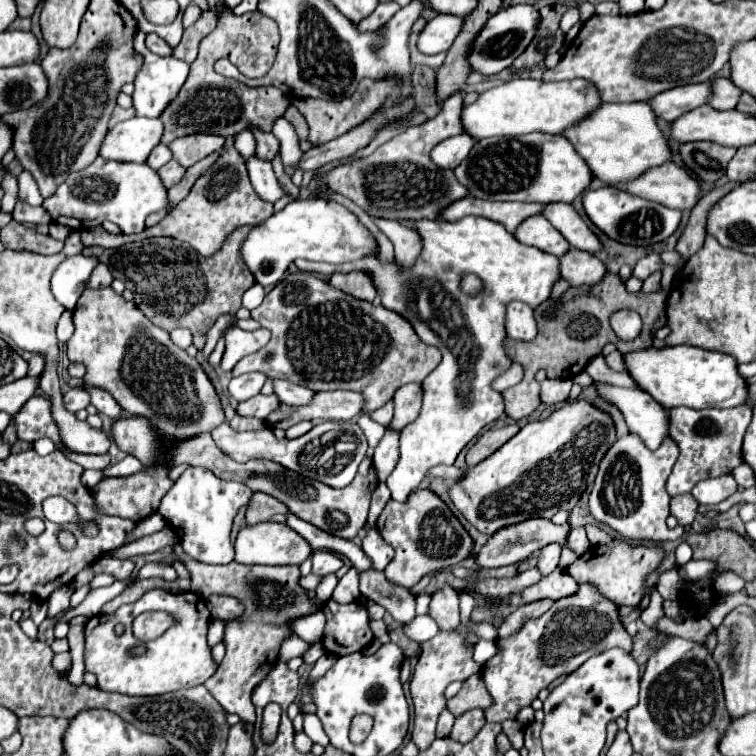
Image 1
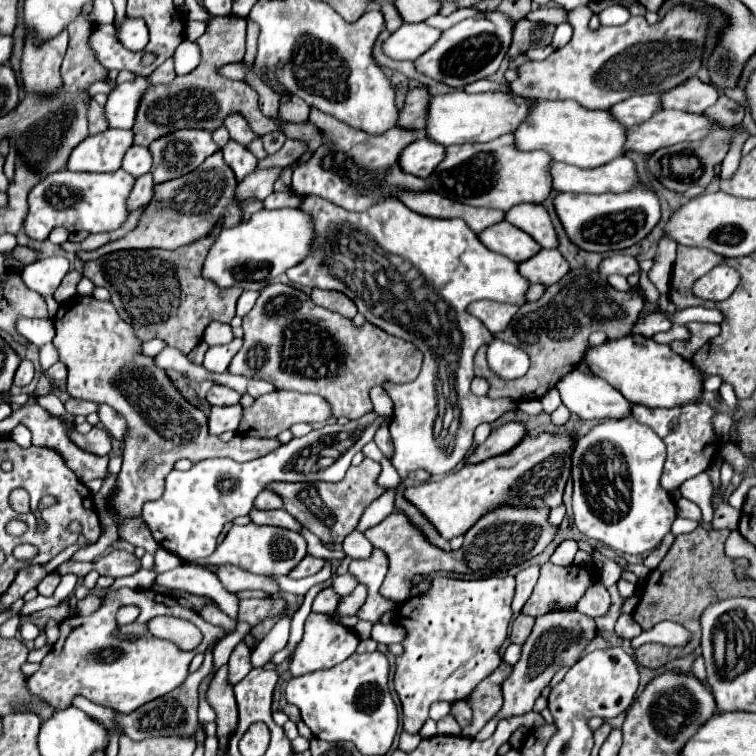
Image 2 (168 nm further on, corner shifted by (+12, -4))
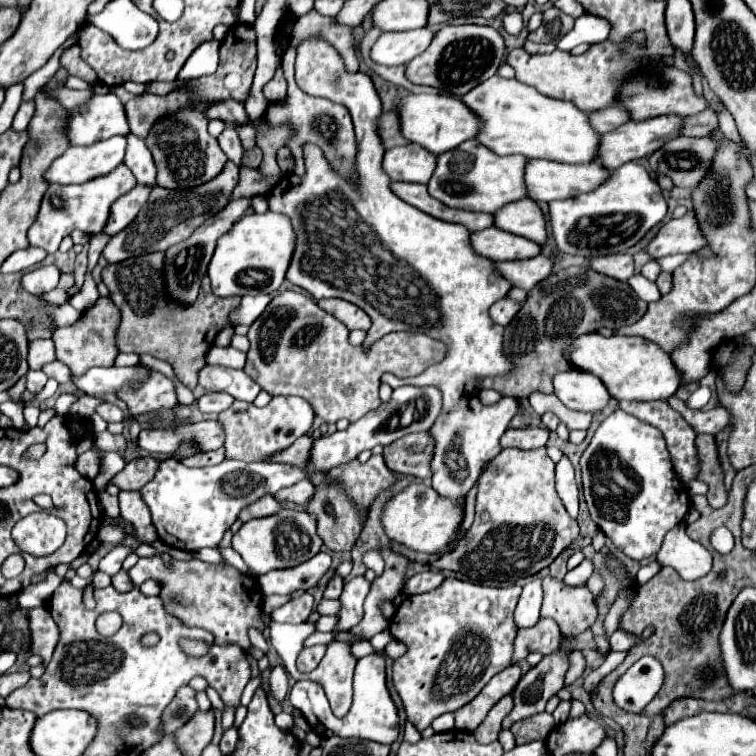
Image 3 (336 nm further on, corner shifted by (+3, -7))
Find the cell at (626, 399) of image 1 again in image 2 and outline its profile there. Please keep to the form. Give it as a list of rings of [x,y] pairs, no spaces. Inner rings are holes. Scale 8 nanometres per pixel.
[[[578,368],[556,384],[562,404],[582,420],[608,420],[630,416],[630,402],[606,380],[588,376]]]

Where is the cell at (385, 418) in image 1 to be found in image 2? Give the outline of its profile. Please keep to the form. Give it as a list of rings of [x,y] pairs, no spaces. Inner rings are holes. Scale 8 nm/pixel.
[[[388,426],[380,428],[380,432],[376,432],[376,446],[382,450],[382,454],[390,460],[392,454],[394,454],[394,444],[392,444],[392,438],[390,438],[390,432],[388,432]]]

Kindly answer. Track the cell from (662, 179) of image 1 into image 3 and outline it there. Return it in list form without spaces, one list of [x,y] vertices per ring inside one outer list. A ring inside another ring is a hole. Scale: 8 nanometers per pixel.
[[[531,159],[525,169],[525,183],[529,191],[529,199],[535,201],[555,201],[555,199],[569,199],[573,195],[589,193],[601,187],[605,179],[609,179],[611,171],[601,167],[599,163],[585,163],[585,165],[567,165],[567,163],[557,163],[557,161],[541,161],[541,159]]]

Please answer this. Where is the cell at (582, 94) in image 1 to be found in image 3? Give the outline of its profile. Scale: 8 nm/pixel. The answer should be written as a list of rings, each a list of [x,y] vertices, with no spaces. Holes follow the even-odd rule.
[[[407,95],[397,105],[401,115],[401,131],[411,143],[423,145],[427,151],[441,155],[459,147],[463,141],[477,139],[477,115],[453,95]]]

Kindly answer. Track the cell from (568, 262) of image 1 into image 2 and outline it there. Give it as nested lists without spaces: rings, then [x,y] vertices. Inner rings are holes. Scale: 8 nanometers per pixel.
[[[540,250],[536,256],[518,264],[520,276],[524,276],[530,284],[556,284],[570,270],[568,262],[562,258],[558,250]]]

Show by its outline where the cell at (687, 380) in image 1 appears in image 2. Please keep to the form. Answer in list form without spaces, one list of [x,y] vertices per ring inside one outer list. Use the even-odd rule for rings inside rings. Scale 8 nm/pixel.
[[[624,336],[606,340],[600,346],[588,346],[582,360],[594,376],[614,386],[628,402],[648,408],[674,408],[700,402],[702,376],[692,362],[674,354],[668,344],[658,344],[644,336]]]

